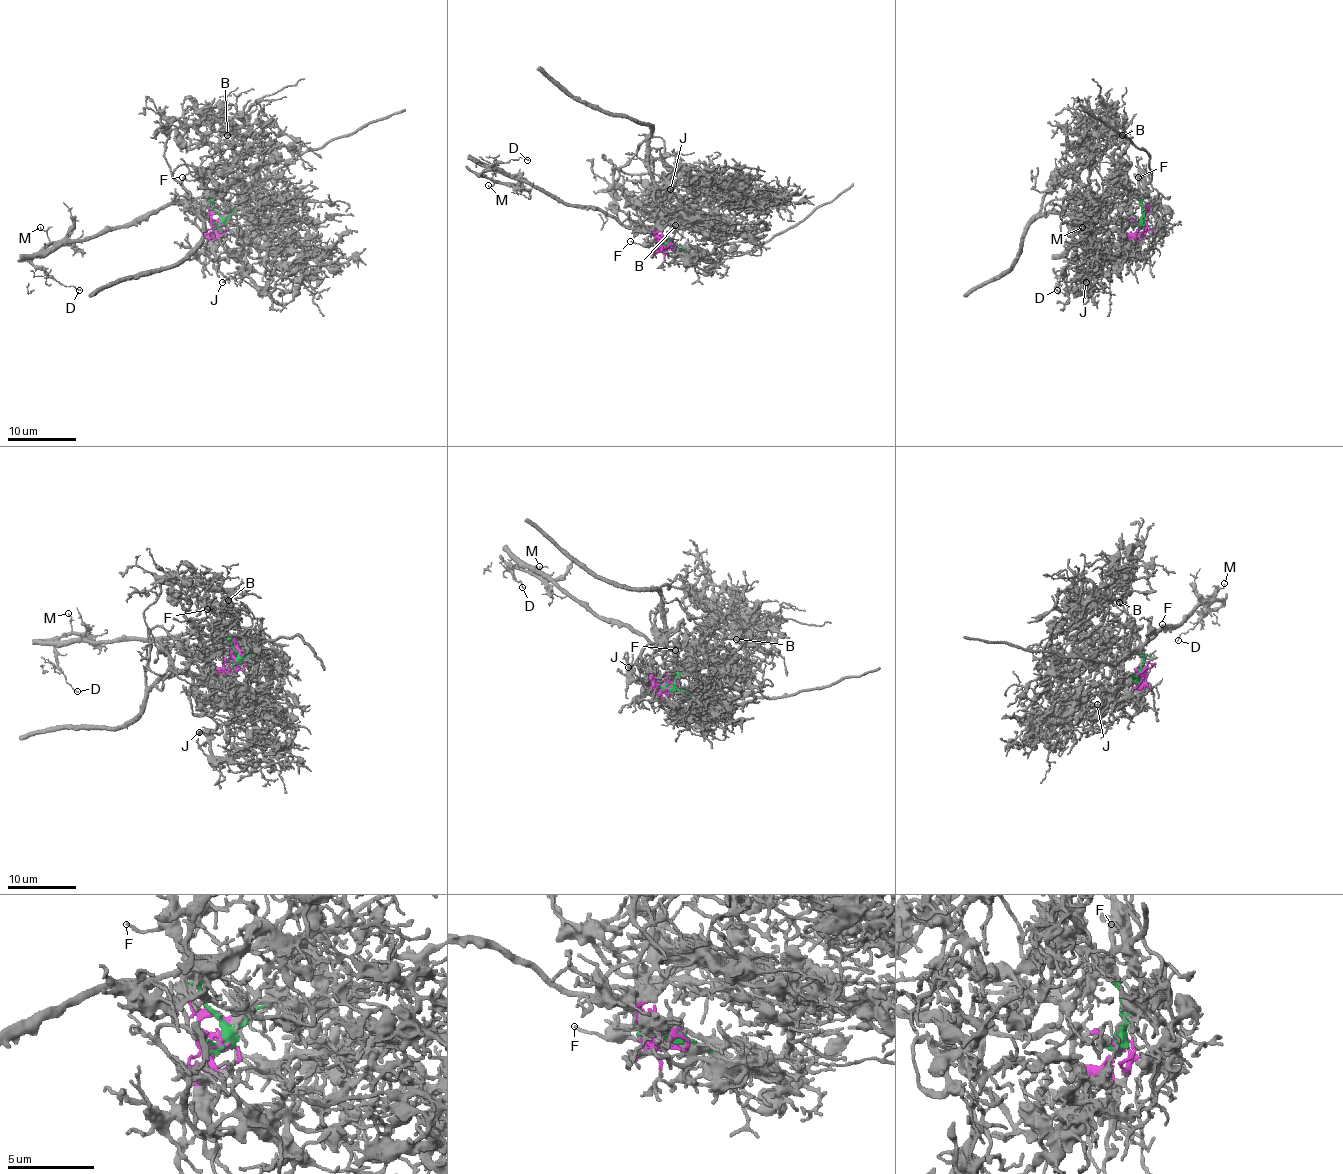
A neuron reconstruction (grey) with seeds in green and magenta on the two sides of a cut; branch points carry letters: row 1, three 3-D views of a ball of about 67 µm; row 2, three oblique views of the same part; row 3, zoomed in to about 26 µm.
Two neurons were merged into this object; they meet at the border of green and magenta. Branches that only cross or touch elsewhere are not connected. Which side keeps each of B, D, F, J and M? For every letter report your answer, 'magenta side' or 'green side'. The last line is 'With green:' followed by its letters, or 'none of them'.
B: magenta side
D: green side
F: green side
J: magenta side
M: green side
With green: D, F, M

